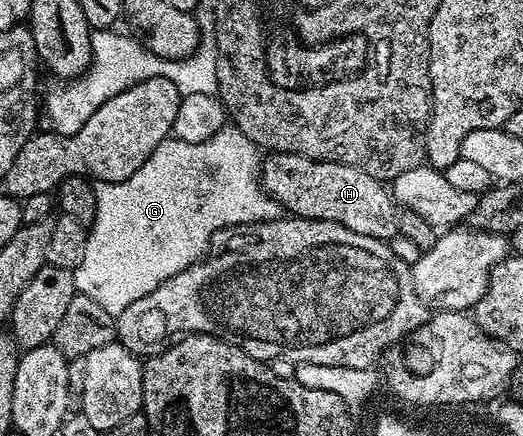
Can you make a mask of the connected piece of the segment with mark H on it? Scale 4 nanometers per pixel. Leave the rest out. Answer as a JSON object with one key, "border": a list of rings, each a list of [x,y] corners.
{"border":[[[273,150],[268,156],[260,168],[260,182],[285,212],[301,219],[333,219],[354,233],[385,241],[397,234],[397,204],[389,188],[370,173],[335,158],[311,159],[282,150]]]}

